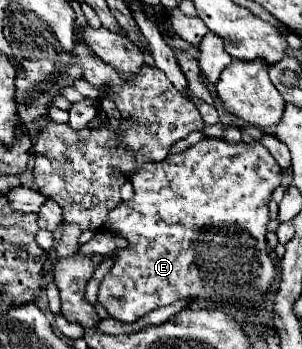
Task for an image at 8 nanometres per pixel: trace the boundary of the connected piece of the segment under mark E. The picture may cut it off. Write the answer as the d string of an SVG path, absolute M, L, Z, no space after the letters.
M202 137L196 145L192 145L190 149L186 149L180 155L168 155L164 161L160 163L144 163L142 167L138 167L138 171L134 171L134 175L130 175L130 183L134 185L134 197L130 201L122 201L118 207L114 207L108 215L108 221L104 225L104 229L110 229L112 233L128 239L130 243L134 243L134 247L126 247L120 249L114 255L114 267L110 269L110 273L104 277L104 281L100 283L100 303L104 305L104 309L108 311L108 315L116 321L124 321L124 323L134 323L140 317L144 317L146 313L176 303L180 299L186 297L194 297L194 299L212 299L214 303L222 303L226 307L226 311L252 311L258 303L262 303L262 299L268 295L270 285L276 279L276 265L272 259L272 253L268 249L266 243L266 231L268 231L268 221L270 221L270 213L268 213L268 201L272 199L272 191L282 183L282 169L278 167L278 163L274 161L274 157L268 153L268 149L260 143L260 141L252 141L252 143L230 143L226 139L210 139L210 137Z

